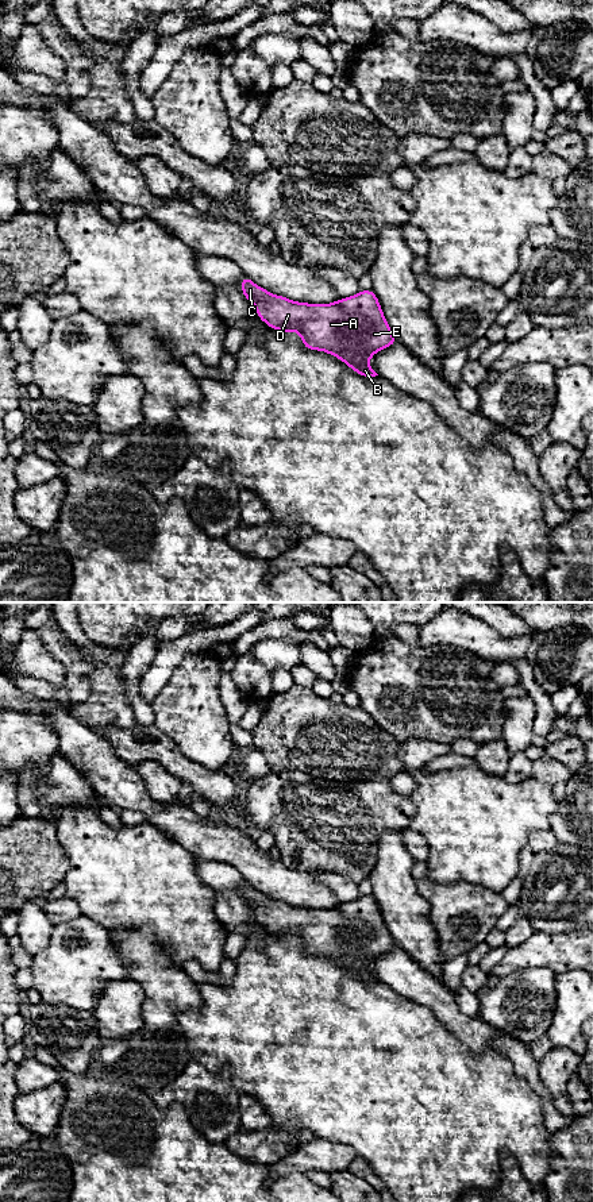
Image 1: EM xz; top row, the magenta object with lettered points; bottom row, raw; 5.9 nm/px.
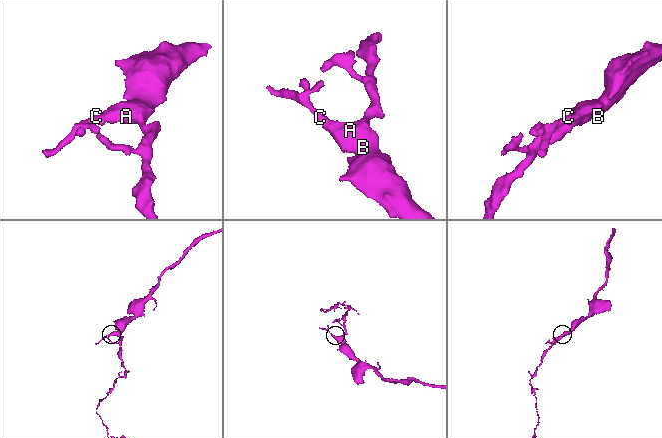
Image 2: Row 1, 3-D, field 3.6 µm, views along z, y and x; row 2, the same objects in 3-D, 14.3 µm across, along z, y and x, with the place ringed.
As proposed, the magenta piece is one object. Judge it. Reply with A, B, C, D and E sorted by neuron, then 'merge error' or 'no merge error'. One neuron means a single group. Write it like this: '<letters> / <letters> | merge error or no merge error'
A B C D E | no merge error

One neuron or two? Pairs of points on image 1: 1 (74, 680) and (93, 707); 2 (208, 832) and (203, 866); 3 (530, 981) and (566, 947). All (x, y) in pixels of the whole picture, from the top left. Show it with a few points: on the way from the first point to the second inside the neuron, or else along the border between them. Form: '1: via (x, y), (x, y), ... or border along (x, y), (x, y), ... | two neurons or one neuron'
1: border along (97, 669), (88, 675), (89, 696), (73, 704) | two neurons
2: border along (197, 858), (214, 858), (235, 867) | two neurons
3: border along (512, 973), (520, 969), (549, 969), (555, 975) | two neurons

